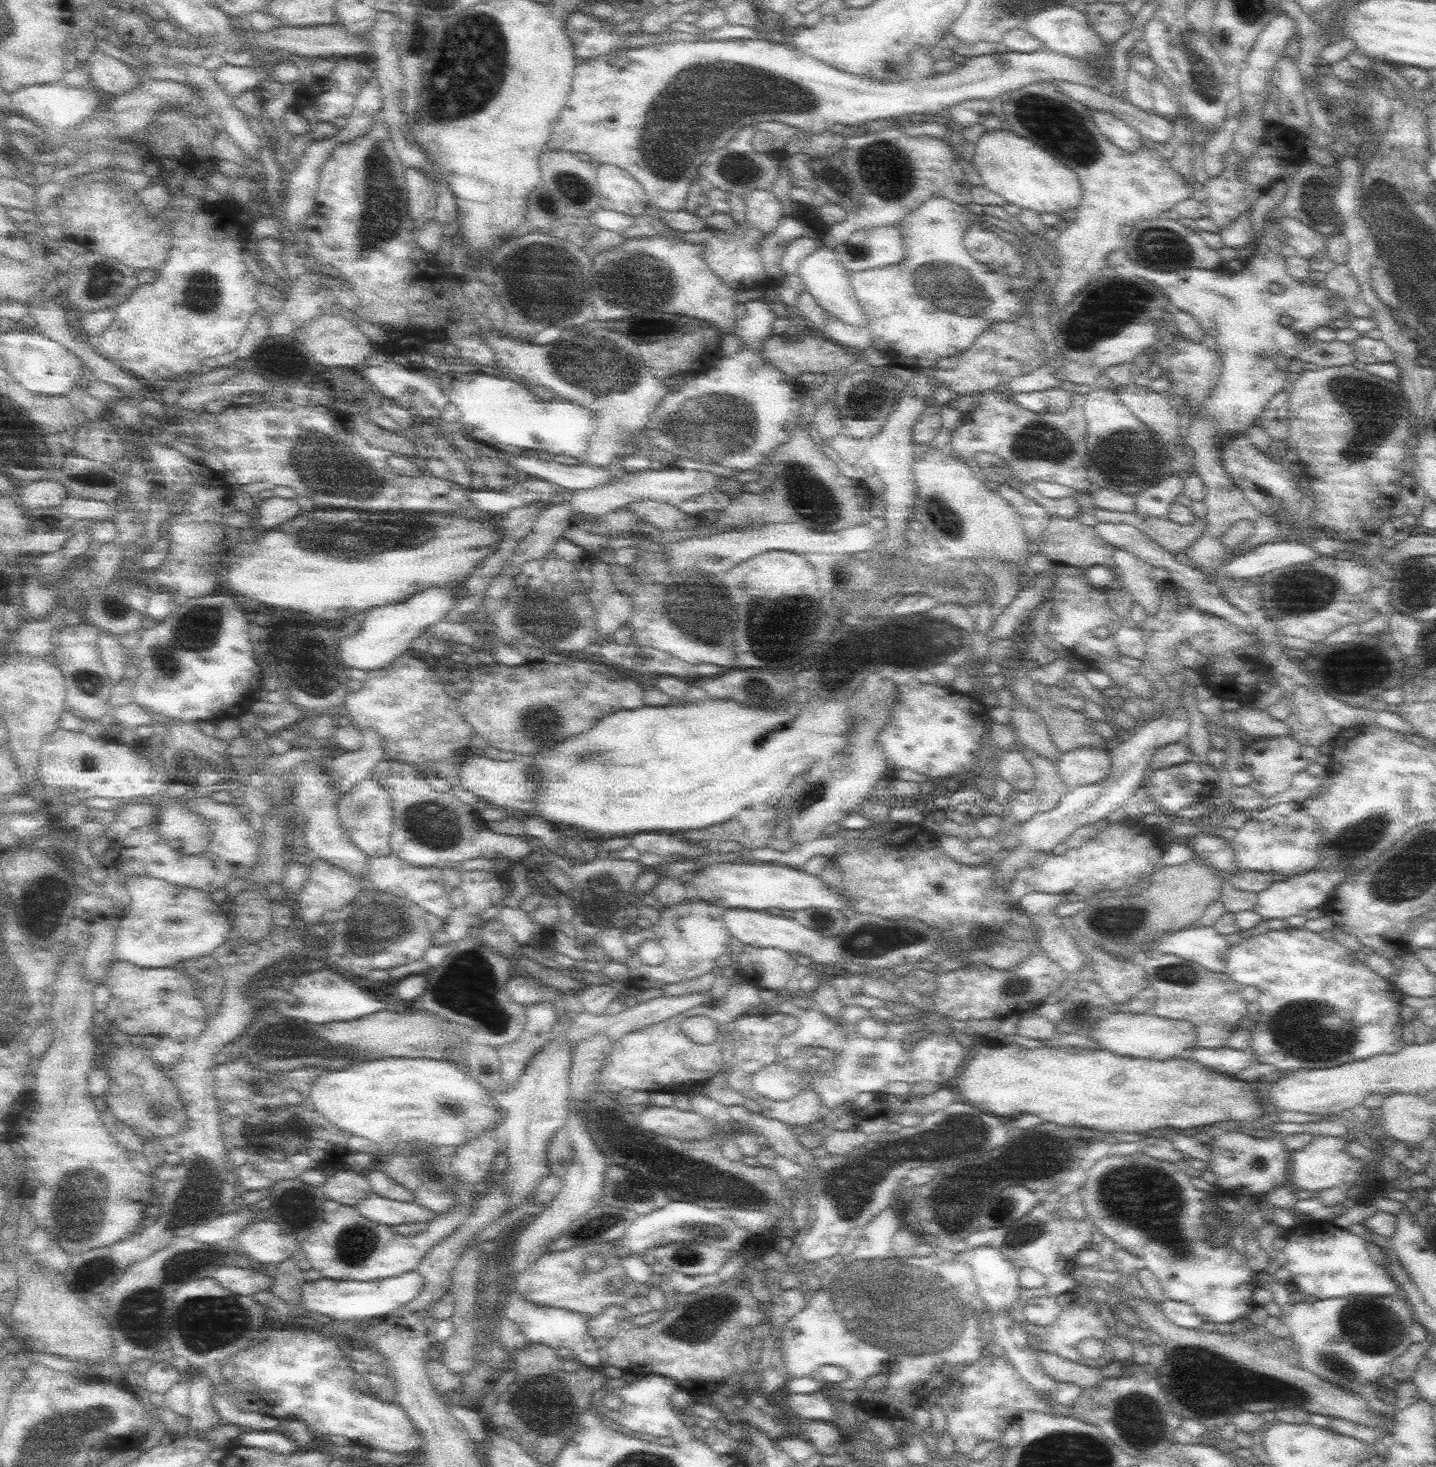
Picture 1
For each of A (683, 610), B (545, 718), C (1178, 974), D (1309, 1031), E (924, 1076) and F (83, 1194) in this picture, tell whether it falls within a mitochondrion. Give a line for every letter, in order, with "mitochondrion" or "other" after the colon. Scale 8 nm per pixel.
A: mitochondrion
B: mitochondrion
C: mitochondrion
D: mitochondrion
E: other
F: mitochondrion

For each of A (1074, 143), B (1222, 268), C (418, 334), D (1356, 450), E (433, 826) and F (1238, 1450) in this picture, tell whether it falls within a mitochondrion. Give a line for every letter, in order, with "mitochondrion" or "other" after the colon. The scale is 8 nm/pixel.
A: mitochondrion
B: other
C: other
D: mitochondrion
E: mitochondrion
F: other

